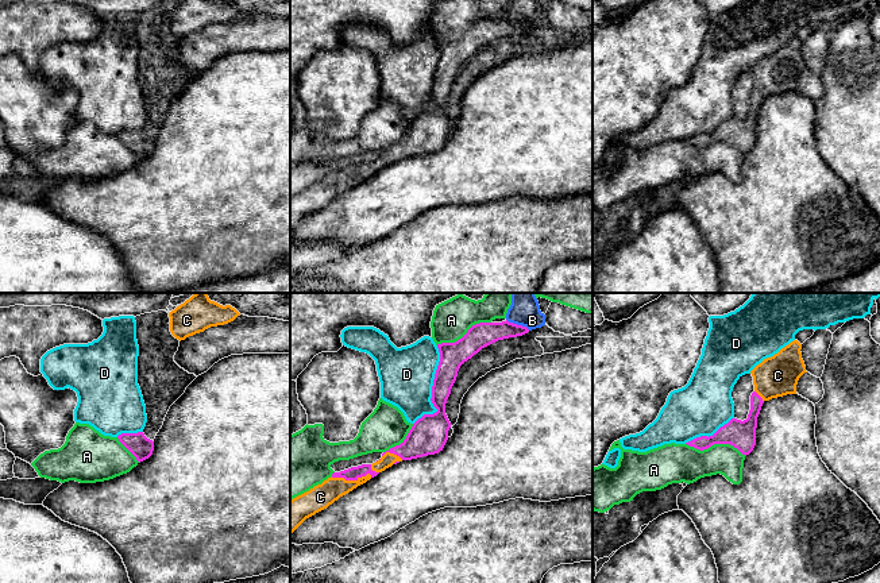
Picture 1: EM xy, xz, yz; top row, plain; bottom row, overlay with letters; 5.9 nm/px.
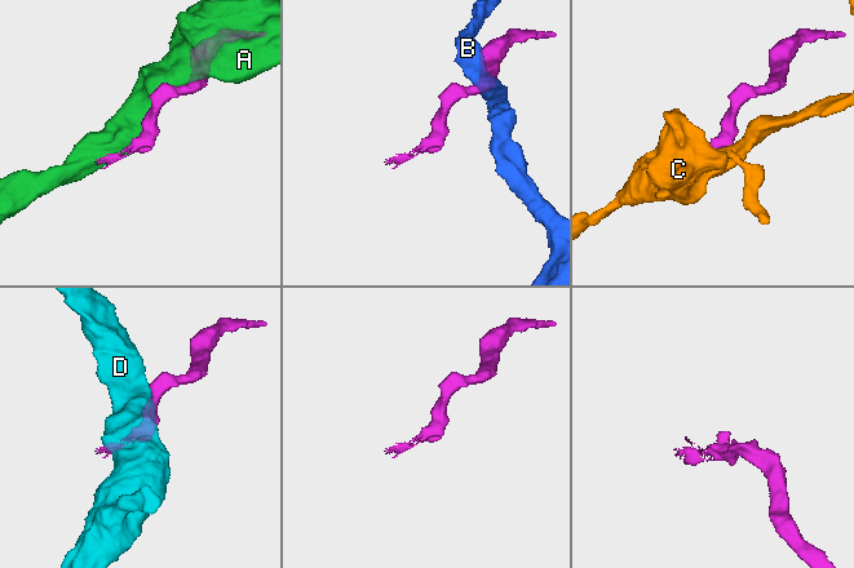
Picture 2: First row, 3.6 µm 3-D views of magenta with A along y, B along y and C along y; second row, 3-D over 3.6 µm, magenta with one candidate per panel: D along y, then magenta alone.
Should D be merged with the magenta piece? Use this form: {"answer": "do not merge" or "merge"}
{"answer": "do not merge"}

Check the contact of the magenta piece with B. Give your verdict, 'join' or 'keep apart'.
keep apart

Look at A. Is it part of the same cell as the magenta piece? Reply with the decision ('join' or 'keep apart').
keep apart

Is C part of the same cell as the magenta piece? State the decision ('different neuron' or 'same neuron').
same neuron

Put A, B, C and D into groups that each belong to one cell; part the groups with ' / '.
A / B / C / D

